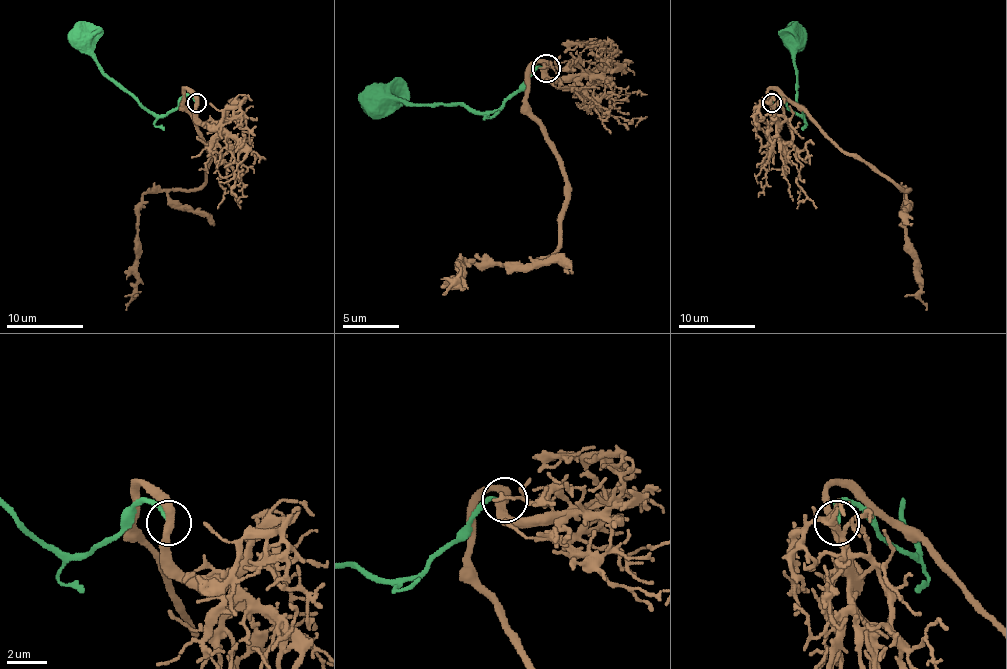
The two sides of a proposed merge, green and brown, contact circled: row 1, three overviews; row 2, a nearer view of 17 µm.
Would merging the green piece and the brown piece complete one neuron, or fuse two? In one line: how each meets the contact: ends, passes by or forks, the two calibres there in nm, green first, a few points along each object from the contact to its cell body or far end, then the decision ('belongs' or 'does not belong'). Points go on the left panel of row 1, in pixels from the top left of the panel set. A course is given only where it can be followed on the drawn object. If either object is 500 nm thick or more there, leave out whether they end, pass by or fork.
green ends there; brown passes by; 200 nm thick on the green side, 400 nm on the other; green runs (197, 103), (185, 96), (164, 115), (149, 113), (103, 71), (84, 44), (82, 31), (74, 25); brown runs (197, 103), (187, 88), (183, 109), (210, 153), (206, 180), (197, 189), (143, 195), (137, 283), (126, 310); belongs

